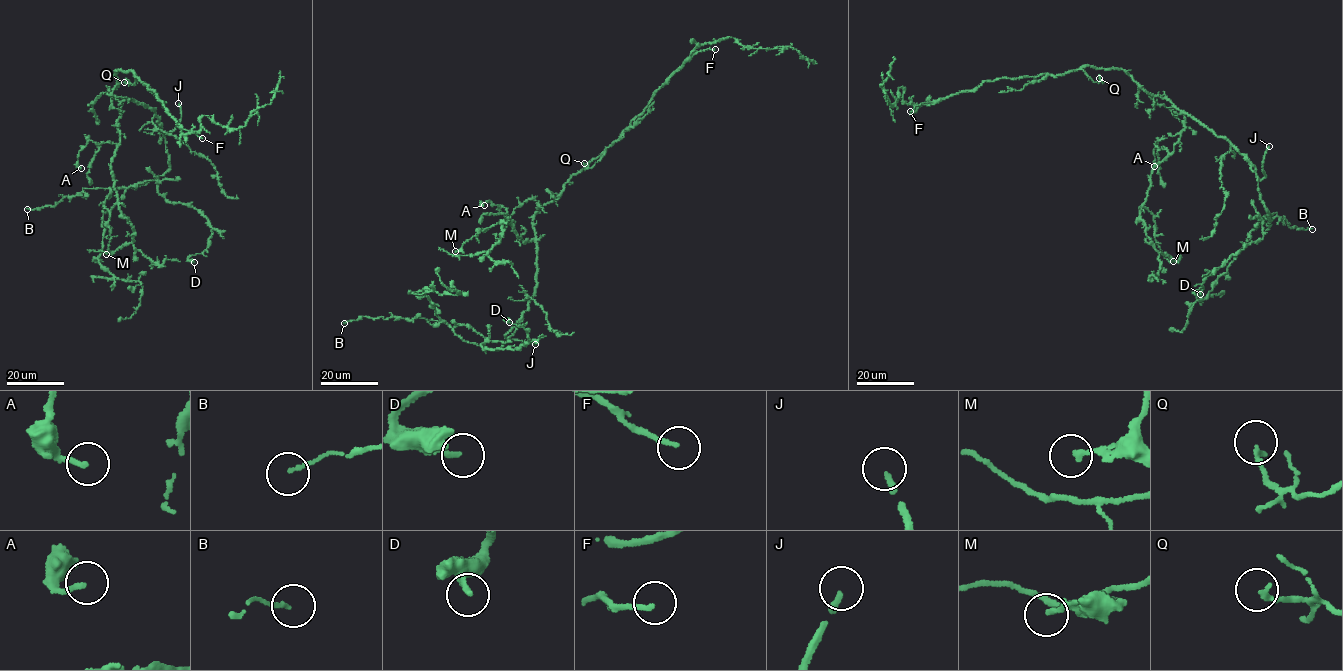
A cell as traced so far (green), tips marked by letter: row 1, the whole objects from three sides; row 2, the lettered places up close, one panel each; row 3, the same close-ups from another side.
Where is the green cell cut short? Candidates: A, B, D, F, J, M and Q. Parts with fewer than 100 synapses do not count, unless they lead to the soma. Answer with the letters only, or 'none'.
J

